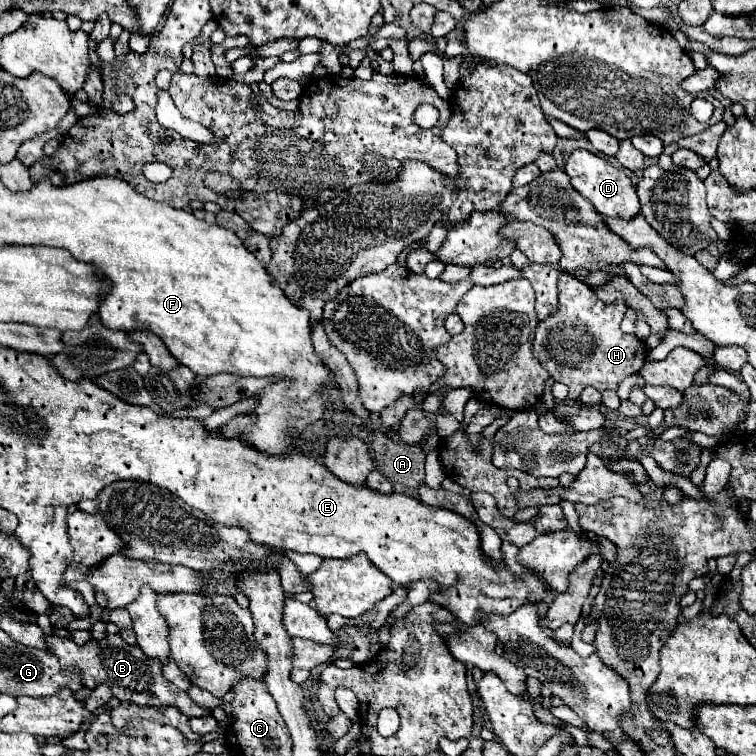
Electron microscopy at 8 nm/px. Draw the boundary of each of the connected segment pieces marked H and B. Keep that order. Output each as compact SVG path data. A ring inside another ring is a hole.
M566 272L558 280L558 290L560 290L558 312L538 324L532 354L542 362L542 366L550 372L550 376L556 382L562 382L570 388L570 400L576 400L586 386L592 386L600 392L616 390L626 376L636 374L646 362L644 342L620 330L620 322L624 318L624 312L628 310L628 304L600 302L584 282L576 280ZM556 358L584 358L584 360L570 364L560 362Z
M110 634L104 640L90 640L84 646L78 646L70 638L60 638L60 636L48 636L48 650L60 658L60 664L66 668L76 666L80 670L82 682L88 688L96 688L98 684L108 684L114 692L114 696L120 702L134 702L138 706L158 706L158 708L168 708L174 706L188 718L194 716L206 716L208 708L198 706L196 702L190 700L190 696L182 690L178 690L170 680L164 678L162 674L162 664L160 660L150 660L144 656L140 648L128 646L120 636Z

